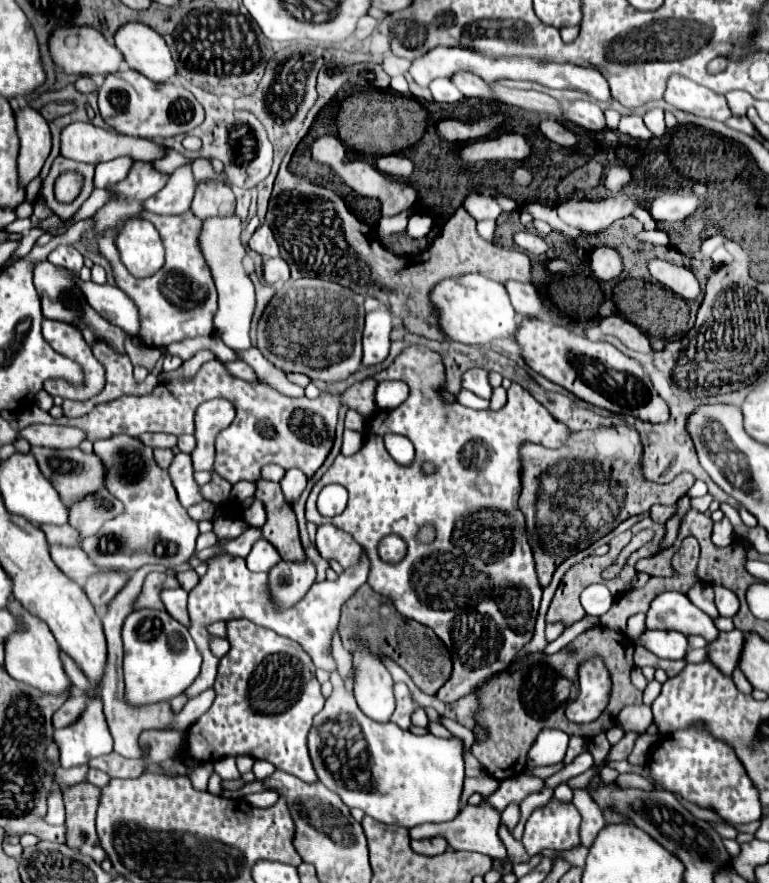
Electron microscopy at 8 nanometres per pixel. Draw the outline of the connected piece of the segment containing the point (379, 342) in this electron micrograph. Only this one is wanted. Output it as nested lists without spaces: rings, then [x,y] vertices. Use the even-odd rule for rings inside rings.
[[[386,306],[366,314],[364,358],[362,358],[364,366],[378,364],[388,356],[390,332],[392,332],[392,314]]]

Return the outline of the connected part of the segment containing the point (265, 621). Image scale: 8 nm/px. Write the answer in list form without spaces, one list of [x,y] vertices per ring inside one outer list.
[[[220,554],[212,560],[208,560],[208,572],[204,574],[204,578],[200,578],[198,586],[188,596],[188,614],[190,614],[190,628],[188,630],[194,636],[194,642],[196,642],[198,650],[202,652],[202,658],[204,658],[198,680],[194,680],[194,684],[190,684],[190,688],[186,688],[188,698],[194,698],[196,694],[208,690],[216,680],[220,660],[210,650],[210,638],[212,636],[206,630],[206,626],[220,622],[220,620],[228,622],[234,618],[246,618],[250,622],[256,622],[258,626],[270,628],[276,634],[298,642],[308,652],[308,656],[312,658],[312,662],[318,668],[332,672],[336,668],[336,664],[334,664],[334,658],[330,654],[330,640],[332,640],[332,634],[338,626],[340,608],[366,582],[368,570],[370,570],[368,560],[362,558],[360,564],[344,568],[344,572],[338,576],[338,580],[334,580],[334,582],[324,580],[320,584],[314,584],[306,592],[306,596],[300,600],[300,604],[294,604],[292,608],[280,610],[280,608],[276,608],[274,598],[268,590],[268,574],[250,572],[246,568],[244,558],[236,558],[236,556],[228,556],[228,554]]]

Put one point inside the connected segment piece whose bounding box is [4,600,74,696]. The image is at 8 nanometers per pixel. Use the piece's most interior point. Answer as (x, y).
(33, 657)

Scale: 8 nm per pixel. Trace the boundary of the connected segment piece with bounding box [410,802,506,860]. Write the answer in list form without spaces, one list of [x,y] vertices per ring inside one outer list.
[[[478,804],[478,806],[466,806],[452,822],[444,822],[444,824],[420,824],[410,828],[410,838],[422,840],[422,838],[432,838],[432,836],[444,836],[448,840],[448,844],[454,850],[470,850],[470,852],[480,852],[486,854],[490,858],[498,858],[504,860],[506,858],[506,848],[498,838],[498,824],[500,824],[500,814],[490,808],[488,804]]]

